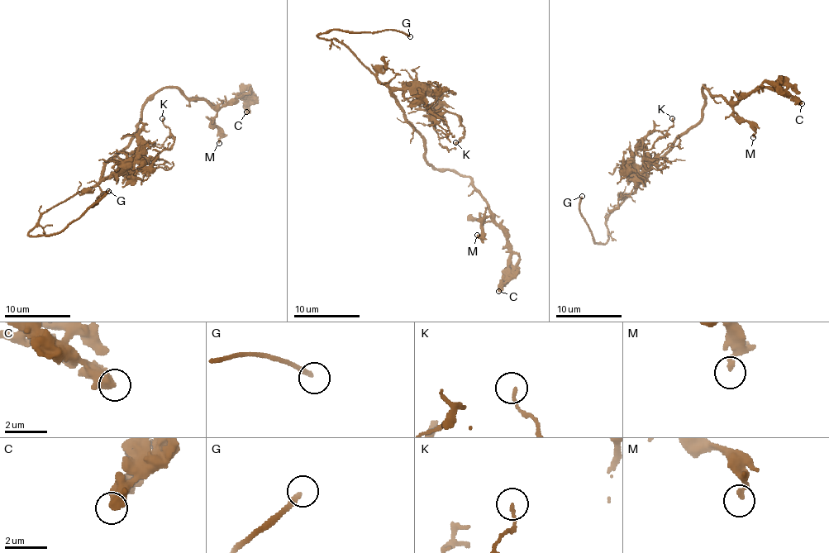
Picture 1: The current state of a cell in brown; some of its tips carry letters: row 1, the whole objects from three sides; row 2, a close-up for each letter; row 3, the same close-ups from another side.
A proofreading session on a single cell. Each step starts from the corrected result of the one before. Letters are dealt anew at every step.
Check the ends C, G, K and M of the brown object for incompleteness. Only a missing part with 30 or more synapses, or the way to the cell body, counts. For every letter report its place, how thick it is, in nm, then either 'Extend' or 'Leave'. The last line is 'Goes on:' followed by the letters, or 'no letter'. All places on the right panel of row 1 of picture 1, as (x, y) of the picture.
C: Place: (802, 103). Thickness 550 nm. Leave
G: Place: (582, 196). Thickness 220 nm. Extend
K: Place: (672, 118). Thickness 140 nm. Leave
M: Place: (753, 137). Thickness 200 nm. Leave
Goes on: G

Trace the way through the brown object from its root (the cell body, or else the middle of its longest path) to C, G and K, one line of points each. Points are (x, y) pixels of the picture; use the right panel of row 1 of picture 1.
C: (667, 153), (702, 117), (702, 86), (727, 101), (773, 88), (785, 90), (802, 103)
G: (667, 153), (615, 208), (602, 244), (593, 241), (582, 216), (582, 196)
K: (667, 153), (638, 181), (634, 174), (640, 174), (648, 159), (643, 153), (665, 134), (672, 118)

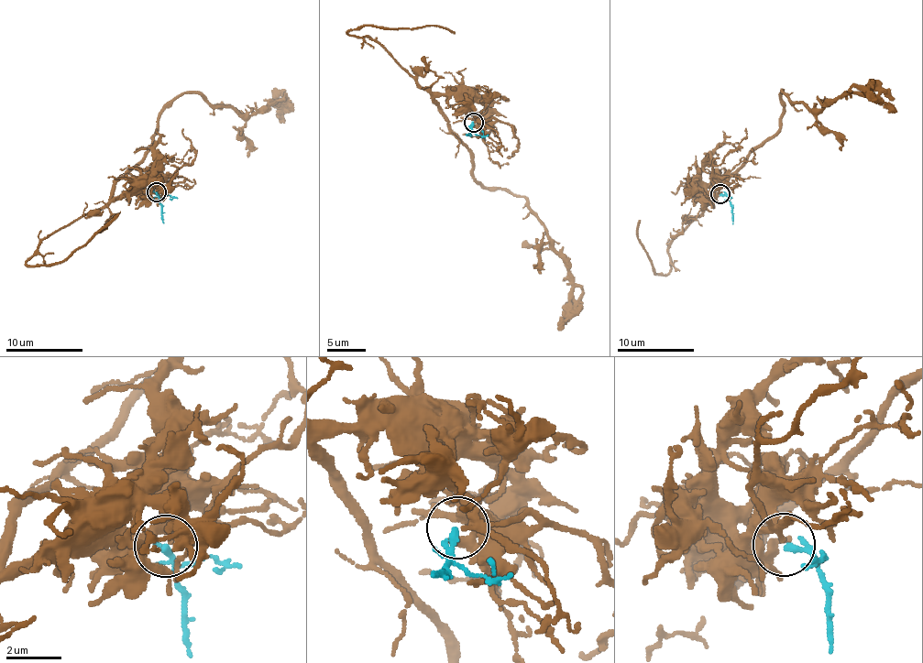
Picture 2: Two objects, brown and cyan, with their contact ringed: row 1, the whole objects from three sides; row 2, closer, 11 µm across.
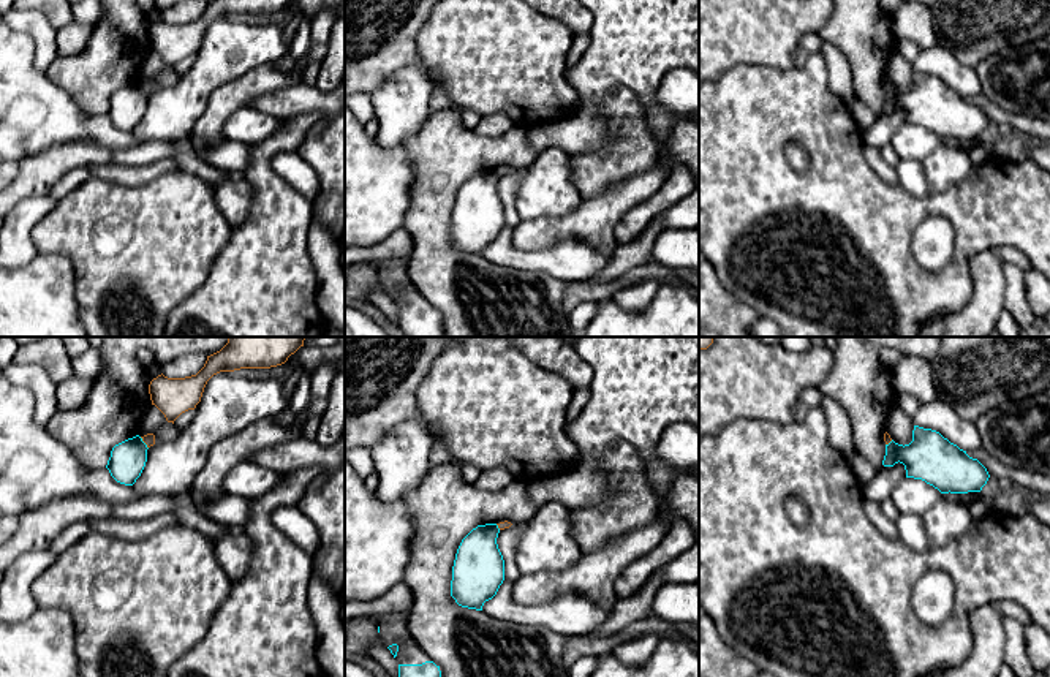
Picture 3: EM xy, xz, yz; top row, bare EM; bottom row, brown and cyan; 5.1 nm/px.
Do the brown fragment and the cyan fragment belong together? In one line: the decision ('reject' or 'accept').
reject

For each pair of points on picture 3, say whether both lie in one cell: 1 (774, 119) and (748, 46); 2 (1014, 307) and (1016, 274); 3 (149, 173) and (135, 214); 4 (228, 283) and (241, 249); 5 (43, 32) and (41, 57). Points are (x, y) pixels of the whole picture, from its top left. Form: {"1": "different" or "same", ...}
{"1": "different", "2": "same", "3": "different", "4": "same", "5": "same"}

